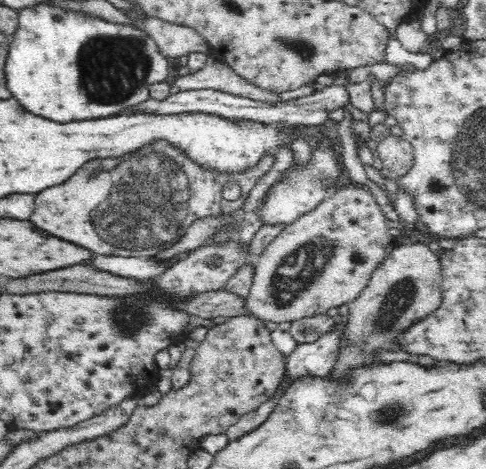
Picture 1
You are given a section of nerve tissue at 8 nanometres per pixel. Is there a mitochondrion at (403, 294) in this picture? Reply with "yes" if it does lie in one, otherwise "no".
yes

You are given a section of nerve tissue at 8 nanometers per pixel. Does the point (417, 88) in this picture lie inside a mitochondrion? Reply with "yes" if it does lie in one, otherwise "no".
no

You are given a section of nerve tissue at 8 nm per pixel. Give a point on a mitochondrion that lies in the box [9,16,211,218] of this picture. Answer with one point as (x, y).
(112, 67)

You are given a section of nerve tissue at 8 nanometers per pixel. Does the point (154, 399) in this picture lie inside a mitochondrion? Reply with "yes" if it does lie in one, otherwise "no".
no

